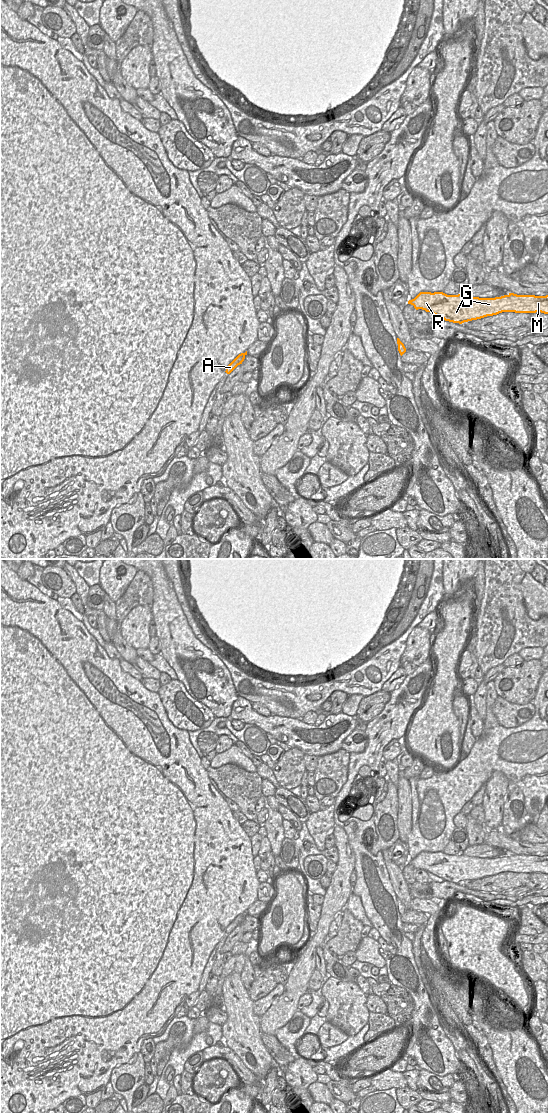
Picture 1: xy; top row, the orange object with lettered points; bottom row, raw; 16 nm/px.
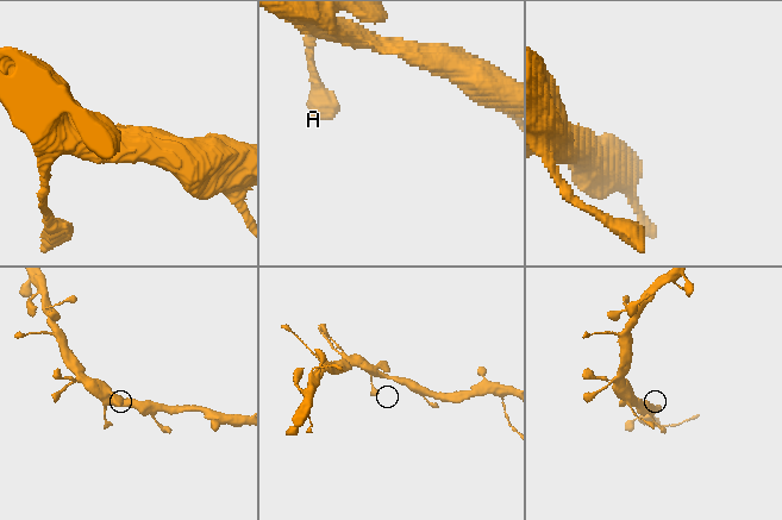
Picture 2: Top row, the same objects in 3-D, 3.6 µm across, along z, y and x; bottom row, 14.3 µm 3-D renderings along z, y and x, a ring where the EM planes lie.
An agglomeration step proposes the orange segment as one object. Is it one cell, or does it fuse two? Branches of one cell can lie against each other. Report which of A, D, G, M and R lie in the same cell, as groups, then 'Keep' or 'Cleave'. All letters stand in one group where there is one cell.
Groups: A D G M R. Keep

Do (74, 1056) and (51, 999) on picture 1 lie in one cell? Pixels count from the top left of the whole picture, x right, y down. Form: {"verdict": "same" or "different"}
{"verdict": "same"}

